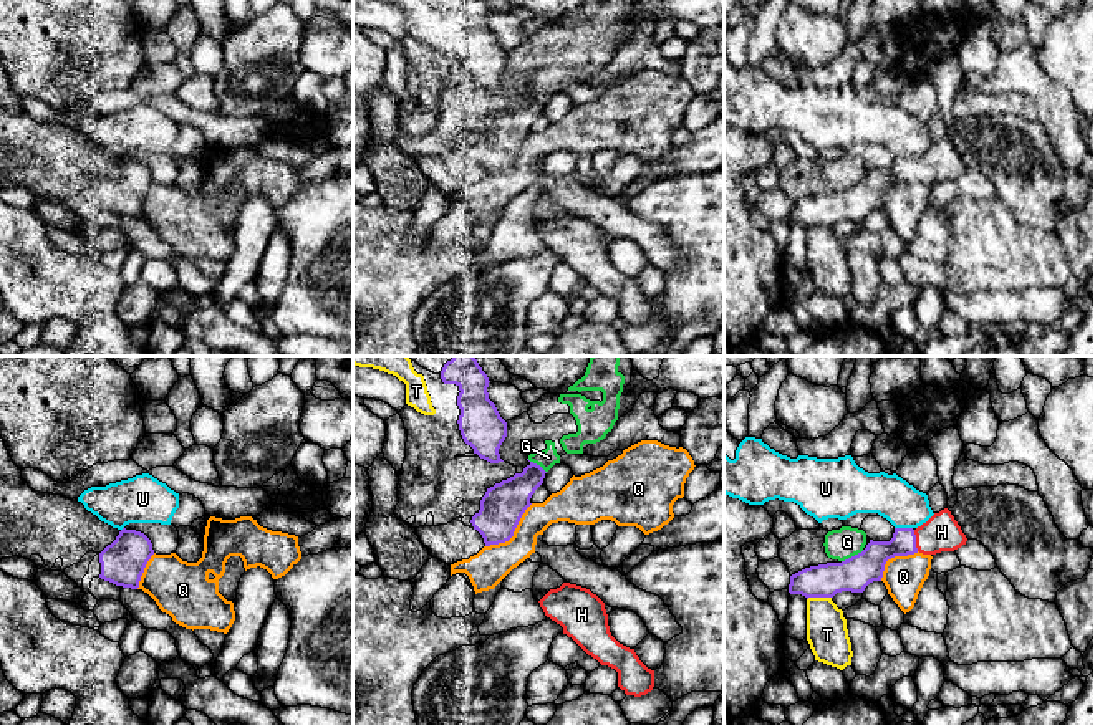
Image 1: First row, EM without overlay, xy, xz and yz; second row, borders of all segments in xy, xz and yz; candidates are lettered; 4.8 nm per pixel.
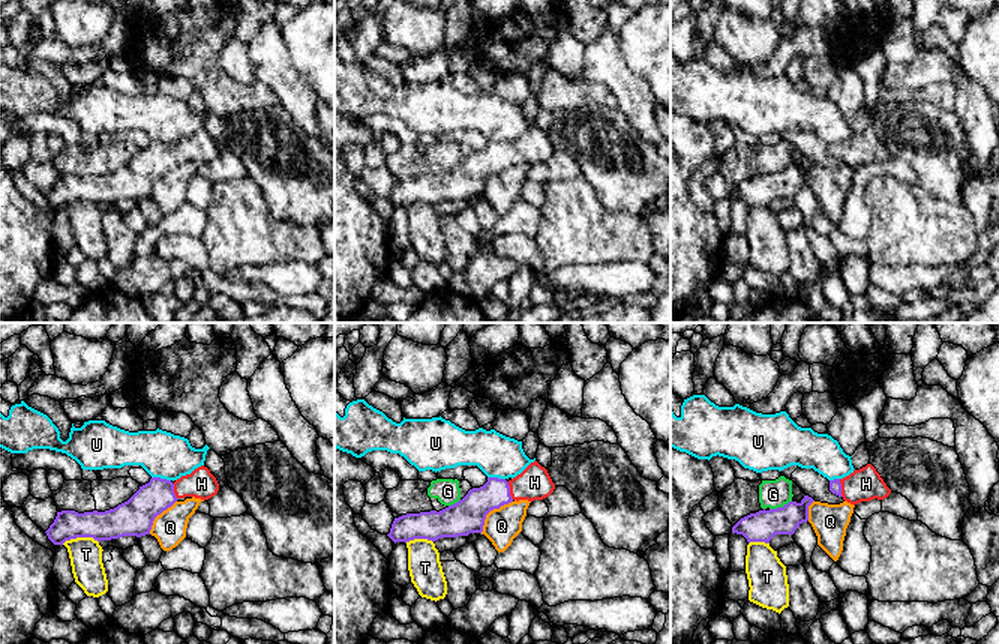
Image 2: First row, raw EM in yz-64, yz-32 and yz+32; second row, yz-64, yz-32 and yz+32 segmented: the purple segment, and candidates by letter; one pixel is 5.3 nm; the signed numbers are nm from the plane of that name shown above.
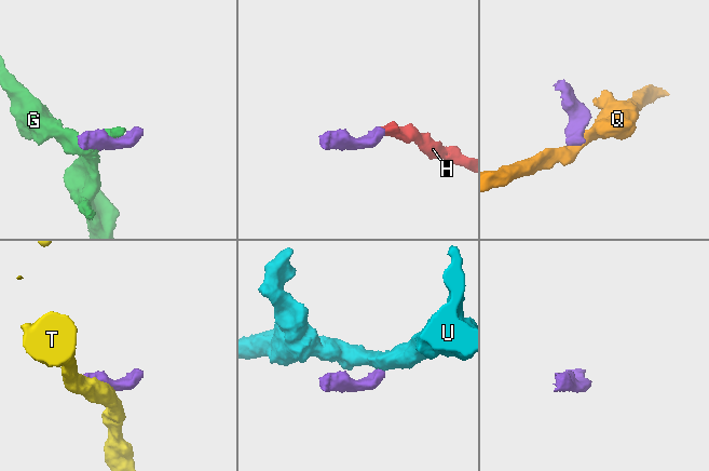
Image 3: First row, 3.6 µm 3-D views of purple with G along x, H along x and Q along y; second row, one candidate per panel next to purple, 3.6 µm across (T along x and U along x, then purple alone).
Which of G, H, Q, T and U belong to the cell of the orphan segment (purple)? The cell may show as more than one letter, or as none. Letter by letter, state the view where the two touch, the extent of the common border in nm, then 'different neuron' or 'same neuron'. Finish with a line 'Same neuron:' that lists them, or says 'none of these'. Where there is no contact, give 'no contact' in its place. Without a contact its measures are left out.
G: meets purple in yz; contact 130 nm long; different neuron
H: meets purple in yz; contact 110 nm long; same neuron
Q: meets purple in xz; contact 320 nm long; different neuron
T: meets purple in yz; contact 120 nm long; different neuron
U: meets purple in yz; contact 90 nm long; different neuron
Same neuron: H

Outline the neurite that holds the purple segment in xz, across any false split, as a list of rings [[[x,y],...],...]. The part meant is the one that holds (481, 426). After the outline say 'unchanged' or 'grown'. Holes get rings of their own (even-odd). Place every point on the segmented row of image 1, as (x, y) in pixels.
[[[408,356],[421,367],[439,374],[444,384],[459,387],[459,430],[480,459],[499,463],[499,449],[507,437],[507,422],[489,399],[489,377],[474,356]]]; grown

